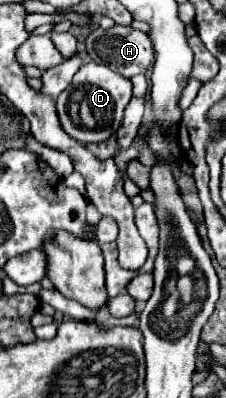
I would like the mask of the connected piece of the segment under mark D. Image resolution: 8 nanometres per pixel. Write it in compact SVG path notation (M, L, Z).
M88 61L78 69L70 87L64 89L56 99L56 109L58 109L62 129L80 143L106 141L112 133L118 131L130 97L132 97L130 79L122 77L120 73L114 73L106 65Z

